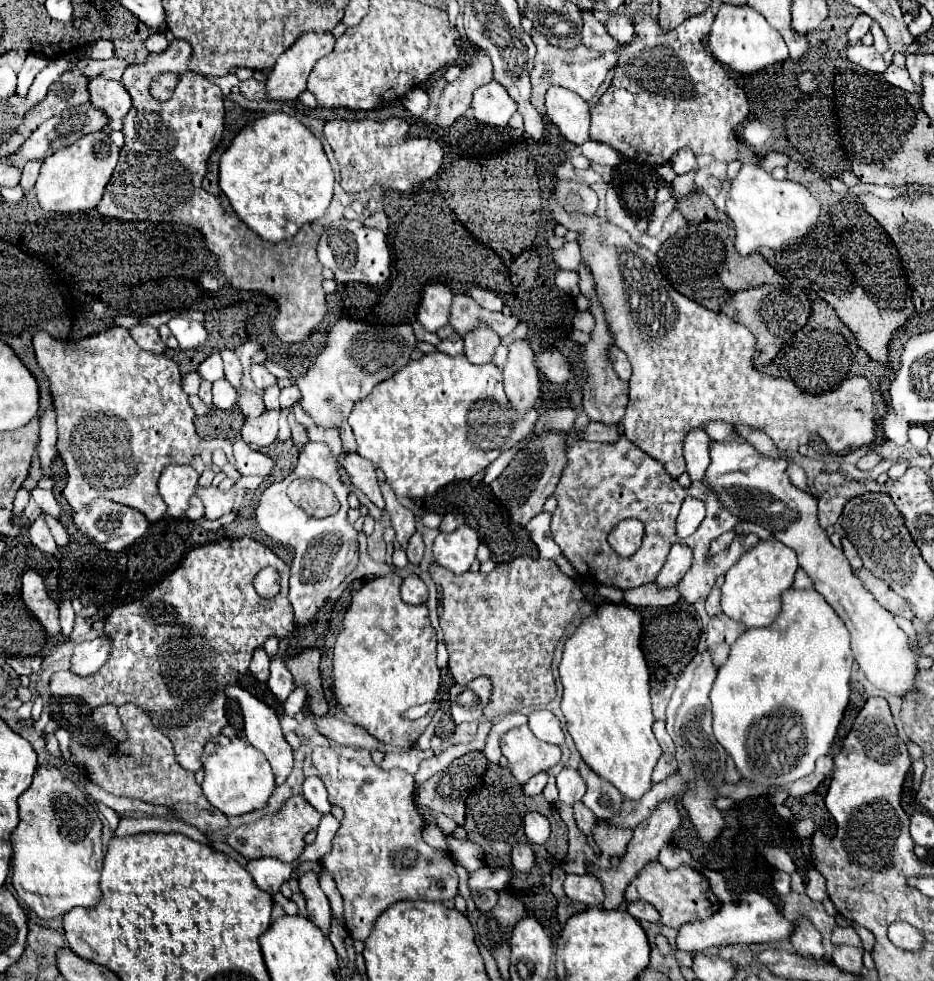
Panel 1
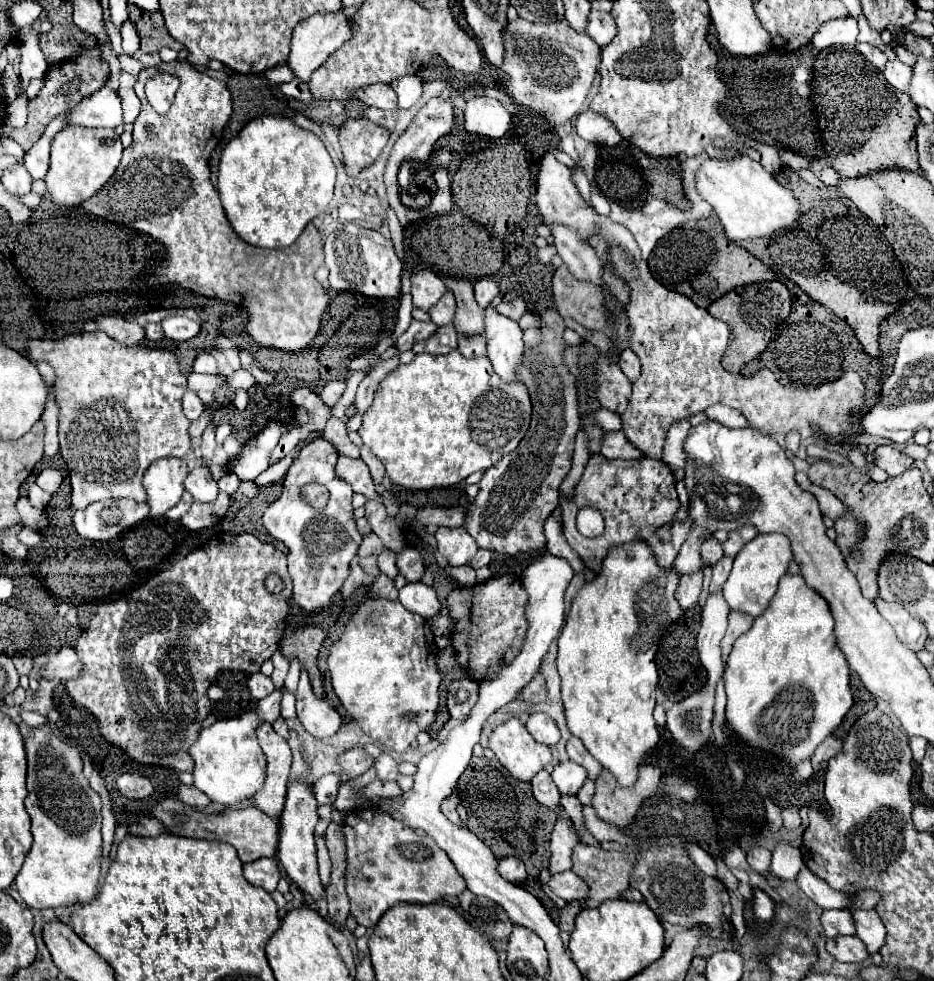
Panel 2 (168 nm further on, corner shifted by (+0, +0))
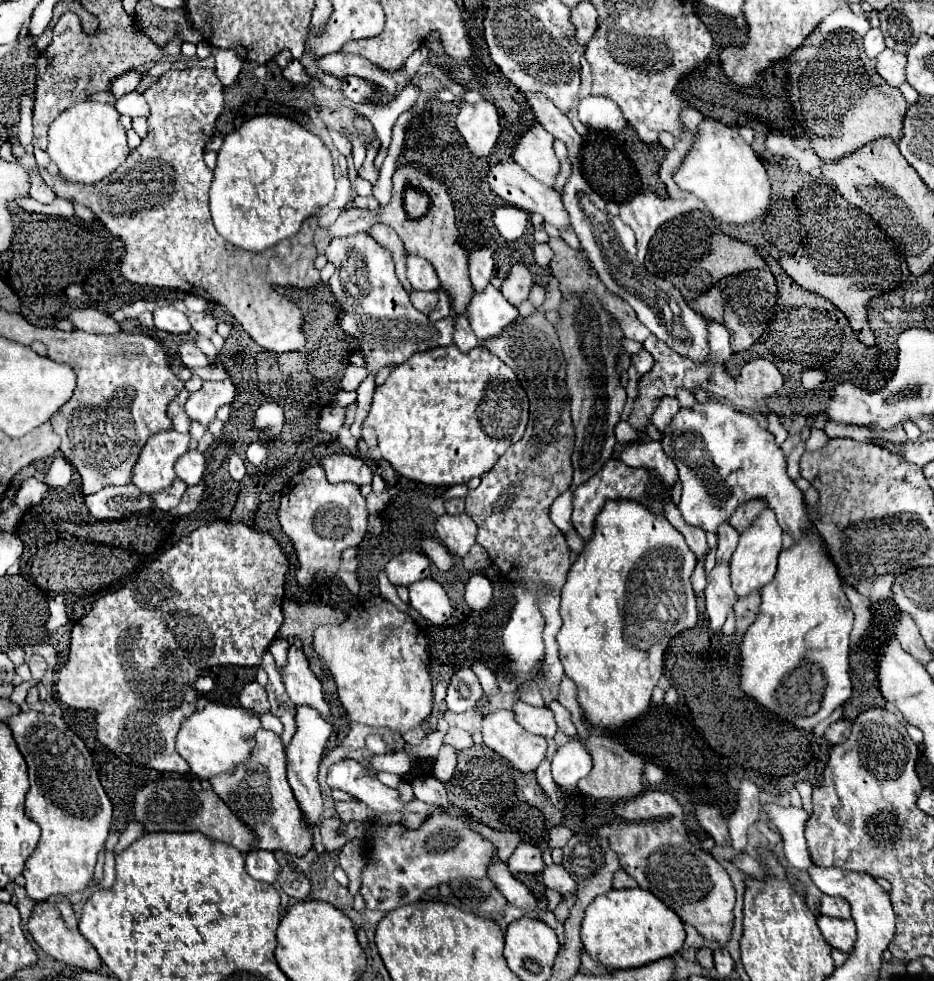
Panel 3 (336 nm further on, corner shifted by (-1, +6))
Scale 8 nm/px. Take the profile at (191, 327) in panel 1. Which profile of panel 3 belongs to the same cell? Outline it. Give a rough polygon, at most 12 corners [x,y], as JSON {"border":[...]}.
{"border":[[166,306],[154,310],[154,326],[170,334],[190,332],[184,312]]}

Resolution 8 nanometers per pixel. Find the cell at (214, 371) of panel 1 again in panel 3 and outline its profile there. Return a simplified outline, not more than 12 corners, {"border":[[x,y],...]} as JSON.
{"border":[[194,342],[180,344],[178,356],[190,368],[206,368],[206,356]]}

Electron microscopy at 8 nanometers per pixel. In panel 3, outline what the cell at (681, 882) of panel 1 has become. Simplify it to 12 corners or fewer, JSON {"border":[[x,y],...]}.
{"border":[[682,818],[599,828],[620,866],[708,940],[734,886]]}

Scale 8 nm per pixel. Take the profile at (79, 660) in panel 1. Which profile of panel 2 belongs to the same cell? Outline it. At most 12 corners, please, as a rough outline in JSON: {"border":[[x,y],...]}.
{"border":[[75,648],[59,652],[45,670],[45,678],[77,678],[83,662]]}

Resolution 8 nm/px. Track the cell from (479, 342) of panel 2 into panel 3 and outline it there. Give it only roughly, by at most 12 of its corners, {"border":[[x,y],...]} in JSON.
{"border":[[454,318],[454,344],[468,352],[478,344],[468,318]]}

